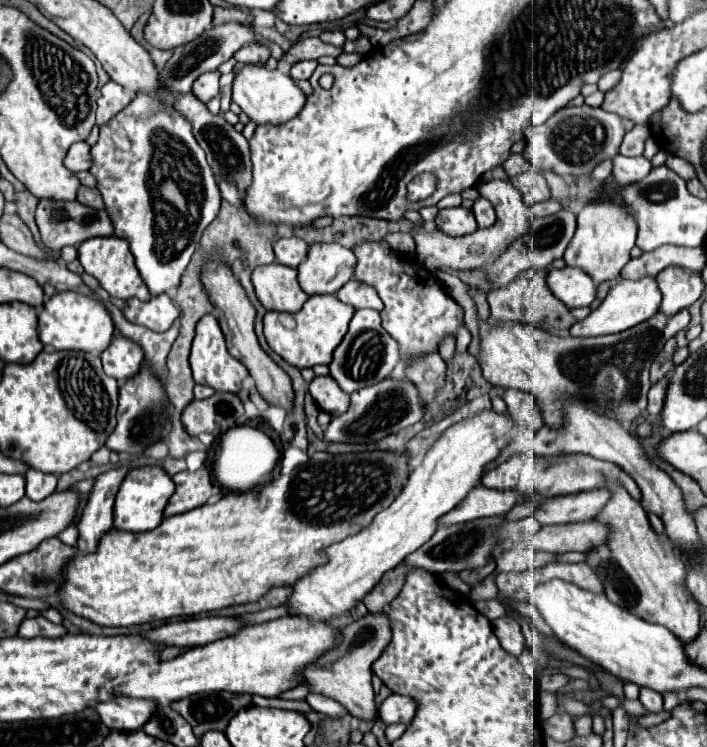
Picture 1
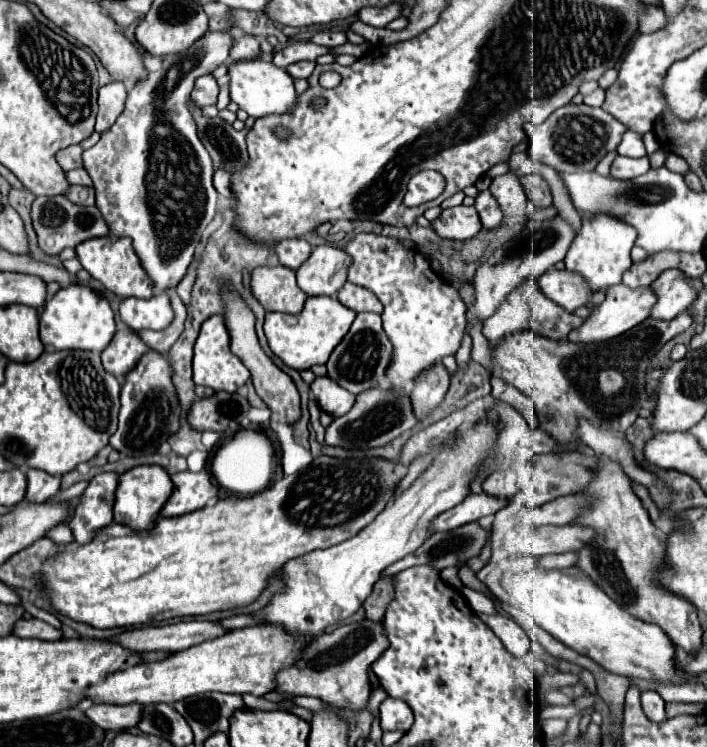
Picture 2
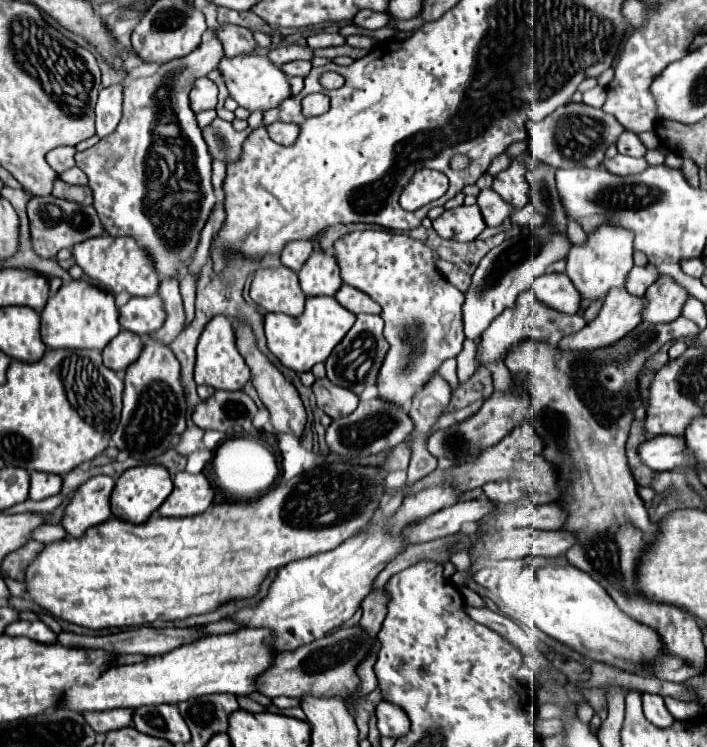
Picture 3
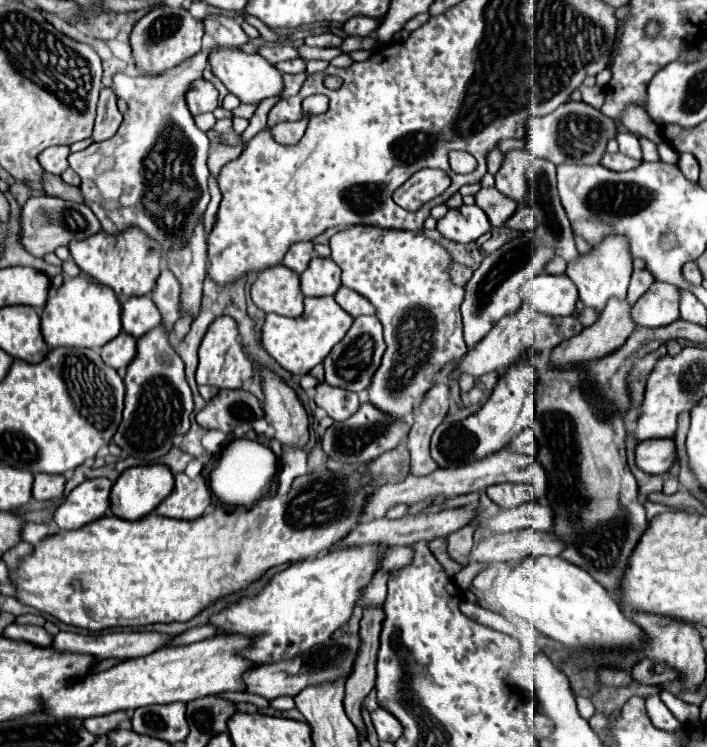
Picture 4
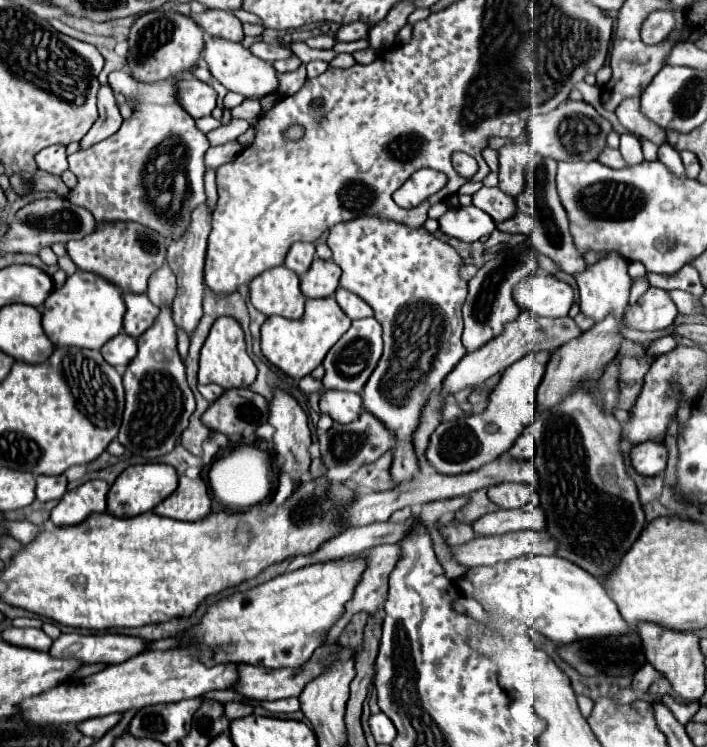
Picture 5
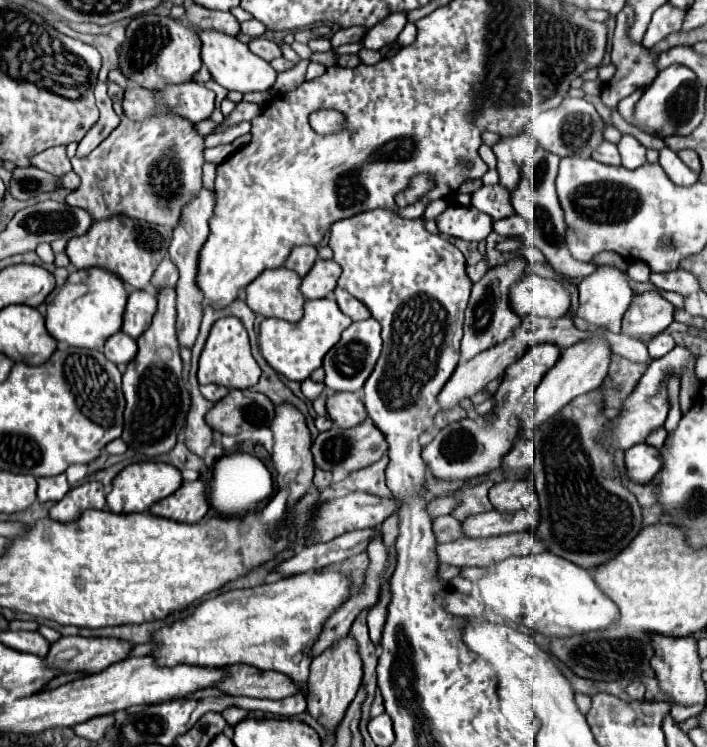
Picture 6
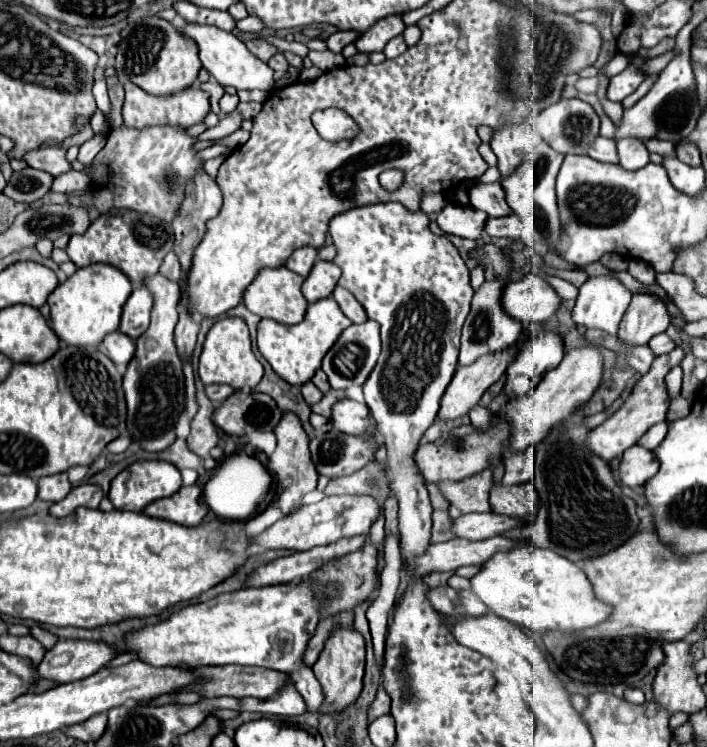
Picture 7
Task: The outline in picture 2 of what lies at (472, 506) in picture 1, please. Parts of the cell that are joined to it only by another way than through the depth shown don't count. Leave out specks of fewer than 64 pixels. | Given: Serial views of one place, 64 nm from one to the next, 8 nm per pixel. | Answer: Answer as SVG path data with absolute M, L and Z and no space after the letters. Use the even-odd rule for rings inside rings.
M468 494L456 508L442 512L440 516L436 516L430 524L430 532L450 532L458 526L470 524L470 522L478 522L484 516L496 514L500 508L504 508L508 502L494 498L494 496L486 496L482 494Z

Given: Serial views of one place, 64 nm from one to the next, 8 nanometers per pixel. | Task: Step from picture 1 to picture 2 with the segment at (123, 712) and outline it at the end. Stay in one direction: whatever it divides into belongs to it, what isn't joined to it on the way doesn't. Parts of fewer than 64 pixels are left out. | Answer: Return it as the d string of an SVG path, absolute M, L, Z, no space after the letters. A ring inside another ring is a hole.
M126 704L126 706L90 706L86 716L104 730L128 730L138 724L140 720L140 704Z

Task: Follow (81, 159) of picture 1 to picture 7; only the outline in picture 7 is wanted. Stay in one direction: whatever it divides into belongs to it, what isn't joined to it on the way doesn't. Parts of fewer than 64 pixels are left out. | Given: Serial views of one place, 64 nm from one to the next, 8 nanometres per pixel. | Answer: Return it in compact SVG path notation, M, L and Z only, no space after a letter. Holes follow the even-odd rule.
M40 148L40 150L32 150L26 152L22 158L30 168L36 170L44 170L52 176L60 176L64 172L68 172L72 166L66 160L66 150L62 148Z

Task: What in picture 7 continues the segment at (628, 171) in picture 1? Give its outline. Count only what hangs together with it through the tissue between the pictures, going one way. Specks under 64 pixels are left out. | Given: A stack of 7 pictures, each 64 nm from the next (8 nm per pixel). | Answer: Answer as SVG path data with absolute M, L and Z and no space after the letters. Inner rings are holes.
M598 136L598 138L588 146L586 154L588 154L590 158L594 158L594 160L616 164L616 142L610 140L610 138Z

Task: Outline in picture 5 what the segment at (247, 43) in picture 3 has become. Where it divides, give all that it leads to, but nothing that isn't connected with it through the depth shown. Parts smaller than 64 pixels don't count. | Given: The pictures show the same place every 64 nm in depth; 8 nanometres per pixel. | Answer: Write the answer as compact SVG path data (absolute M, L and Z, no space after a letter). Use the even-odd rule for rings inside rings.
M204 10L200 14L190 14L190 18L204 30L208 36L220 36L232 42L240 42L244 38L242 22L224 10Z

